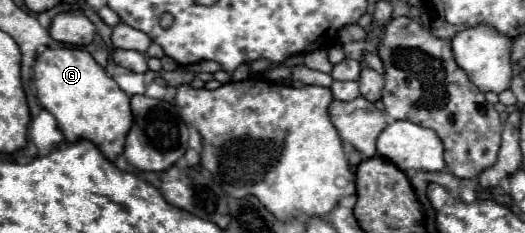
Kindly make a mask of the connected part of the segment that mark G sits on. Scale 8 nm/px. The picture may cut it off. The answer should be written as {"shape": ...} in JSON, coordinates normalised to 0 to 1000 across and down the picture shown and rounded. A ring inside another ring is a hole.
{"shape":[[[90,206],[74,232],[63,318],[70,421],[105,498],[128,609],[170,592],[211,695],[234,661],[238,592],[253,524],[246,412],[227,386],[219,343],[204,326],[170,223],[150,206]]]}

